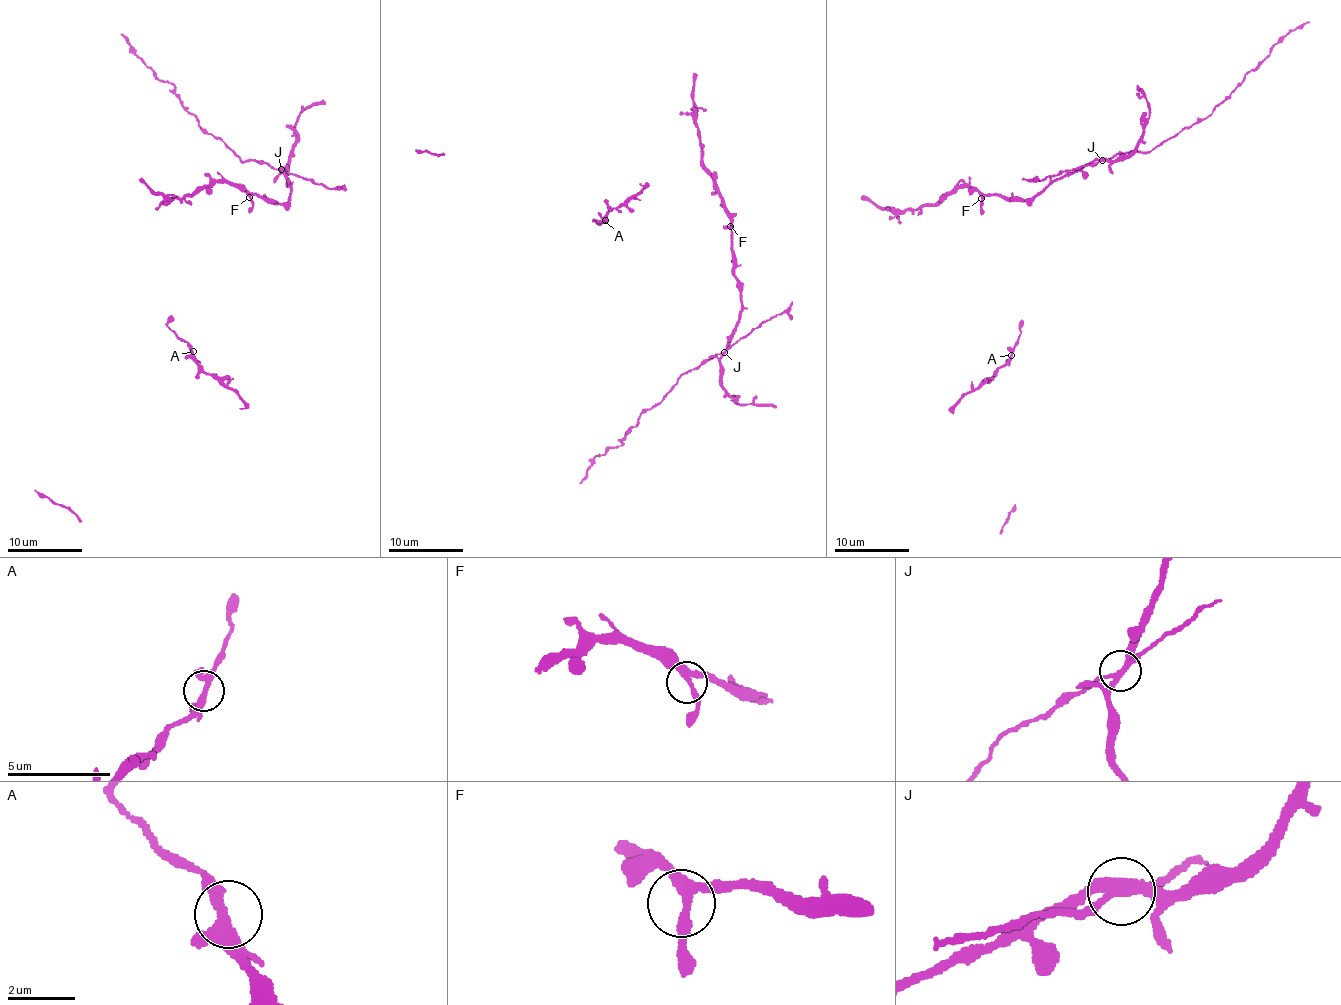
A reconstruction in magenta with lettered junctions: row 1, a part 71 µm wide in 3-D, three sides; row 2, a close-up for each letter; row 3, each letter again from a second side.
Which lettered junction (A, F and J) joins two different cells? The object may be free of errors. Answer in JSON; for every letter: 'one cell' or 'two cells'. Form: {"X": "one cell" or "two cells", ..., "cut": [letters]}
{"A": "one cell", "F": "one cell", "J": "one cell", "cut": []}

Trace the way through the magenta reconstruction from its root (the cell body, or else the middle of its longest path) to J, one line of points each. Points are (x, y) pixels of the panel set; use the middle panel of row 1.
J: (732, 236), (734, 273), (742, 309), (724, 352)

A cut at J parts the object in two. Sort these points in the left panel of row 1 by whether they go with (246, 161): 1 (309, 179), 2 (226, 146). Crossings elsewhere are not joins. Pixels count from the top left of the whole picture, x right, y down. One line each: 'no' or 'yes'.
1: yes
2: yes

